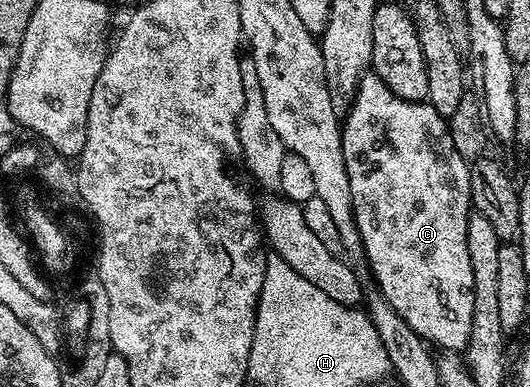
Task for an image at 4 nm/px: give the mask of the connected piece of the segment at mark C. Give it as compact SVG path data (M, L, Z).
M369 71L360 80L360 86L356 92L356 98L352 101L352 107L348 110L342 121L340 130L342 139L342 155L346 163L346 175L350 175L350 195L354 199L354 213L356 215L356 226L360 232L360 238L364 244L363 260L368 261L368 269L372 272L375 288L394 307L396 314L405 321L411 329L423 337L425 342L433 346L441 345L444 351L464 351L468 348L470 339L470 319L474 319L474 270L470 267L470 251L466 251L466 223L472 209L472 196L470 195L470 165L464 161L458 153L448 130L448 122L434 107L427 103L418 101L407 101L398 99L378 79L376 74Z

